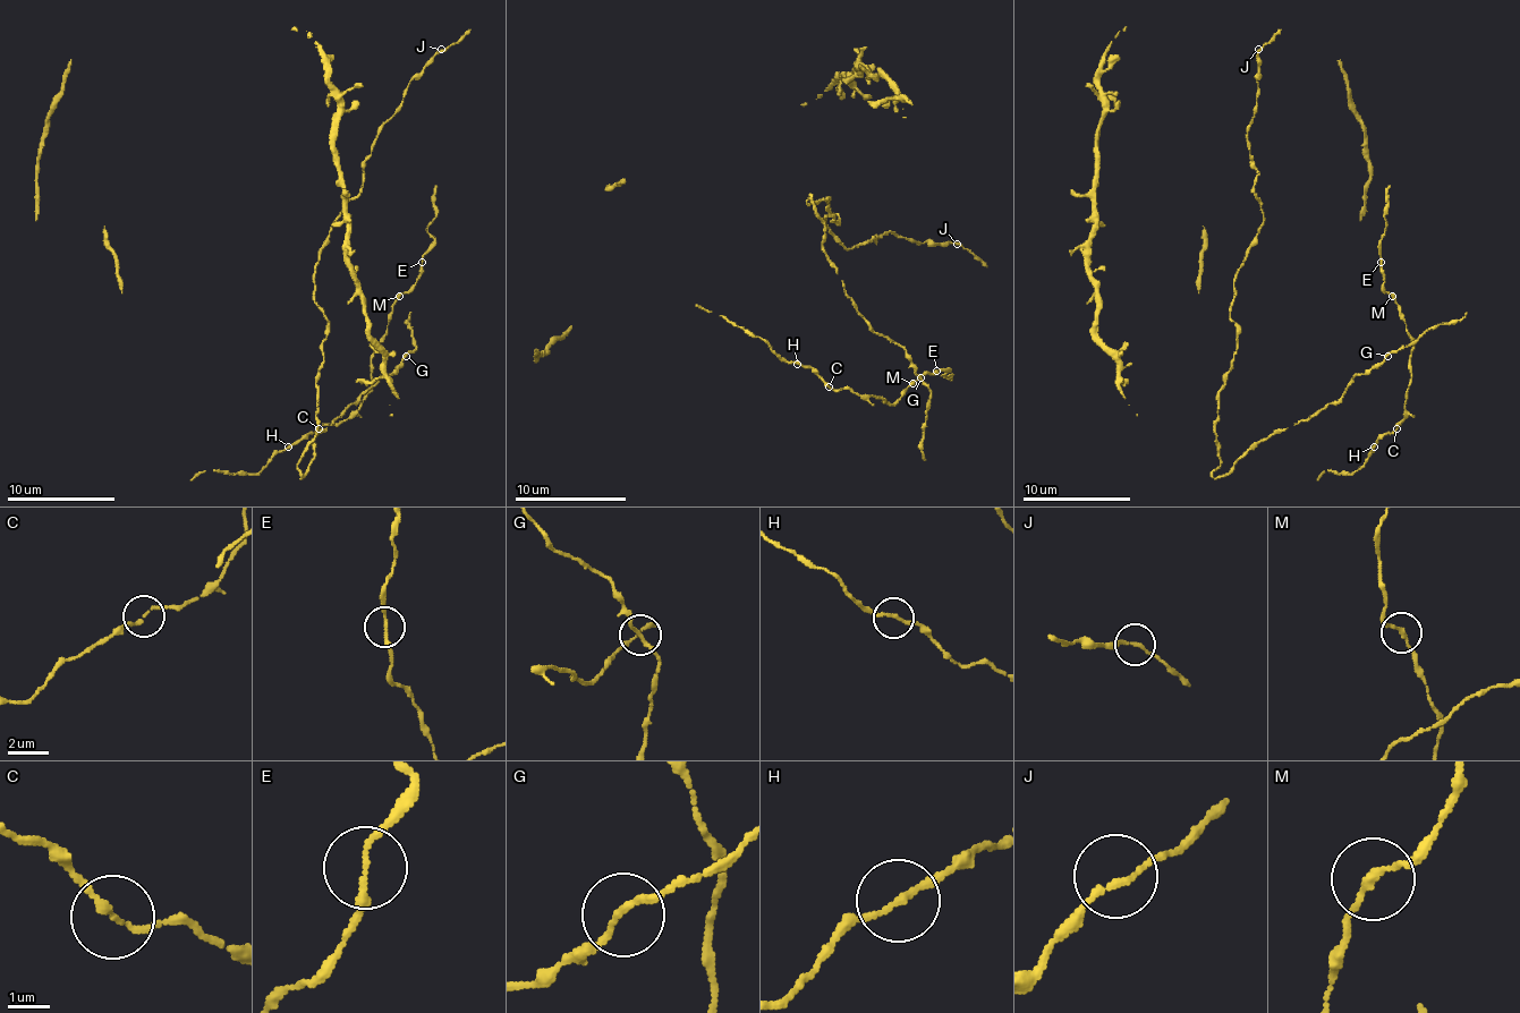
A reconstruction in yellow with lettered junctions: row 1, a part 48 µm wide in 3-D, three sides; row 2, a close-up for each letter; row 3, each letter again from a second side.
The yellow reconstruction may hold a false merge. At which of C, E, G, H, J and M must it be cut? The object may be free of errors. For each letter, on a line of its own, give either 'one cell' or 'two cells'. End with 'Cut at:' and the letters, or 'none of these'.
C: one cell
E: one cell
G: one cell
H: one cell
J: one cell
M: one cell
Cut at: none of these

